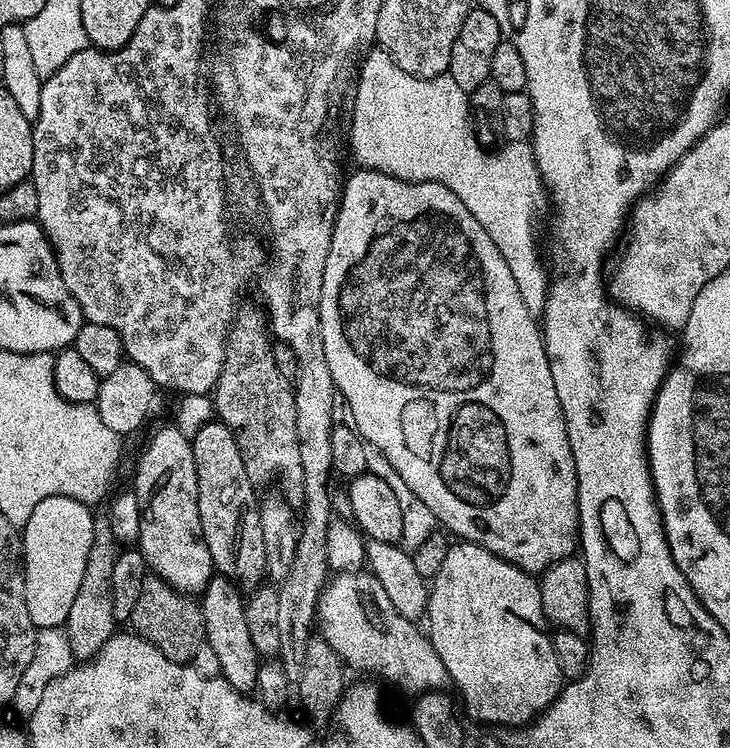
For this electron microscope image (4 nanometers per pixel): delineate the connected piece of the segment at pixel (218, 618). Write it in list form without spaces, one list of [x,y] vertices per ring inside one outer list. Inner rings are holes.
[[[216,574],[204,587],[198,603],[204,619],[204,639],[210,646],[210,650],[214,650],[214,655],[218,657],[220,676],[230,686],[234,686],[234,690],[248,694],[255,689],[258,682],[258,670],[262,658],[254,650],[254,642],[246,626],[245,597],[242,592],[240,596],[240,592],[241,589],[233,580]]]

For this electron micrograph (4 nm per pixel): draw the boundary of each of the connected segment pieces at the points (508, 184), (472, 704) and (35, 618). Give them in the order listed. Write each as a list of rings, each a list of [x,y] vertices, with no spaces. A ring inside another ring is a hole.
[[[379,46],[373,47],[359,64],[360,81],[356,84],[356,97],[352,100],[352,152],[360,163],[357,165],[361,169],[385,172],[387,176],[402,178],[406,182],[445,184],[451,192],[458,194],[458,198],[462,198],[462,206],[478,218],[482,230],[490,234],[494,246],[498,246],[502,258],[506,258],[506,266],[510,266],[510,274],[514,274],[514,282],[518,282],[522,302],[526,302],[530,309],[543,309],[550,272],[544,269],[544,260],[536,245],[536,215],[544,207],[549,207],[550,197],[536,165],[531,143],[508,142],[495,150],[483,148],[468,115],[468,93],[458,86],[458,82],[454,82],[452,76],[445,74],[423,80],[406,74]]]
[[[456,542],[449,547],[436,576],[431,577],[428,589],[426,635],[432,641],[442,666],[446,666],[451,687],[460,691],[464,708],[484,724],[501,724],[511,730],[532,723],[545,708],[554,703],[566,681],[558,670],[552,637],[546,628],[542,610],[539,579],[506,562],[498,554],[480,544]]]
[[[65,496],[42,498],[38,506],[34,506],[34,514],[22,529],[22,547],[24,549],[24,581],[26,582],[26,610],[30,610],[30,618],[36,629],[58,628],[64,626],[70,614],[70,606],[77,597],[82,583],[82,574],[86,574],[86,558],[90,558],[90,546],[94,542],[94,522],[96,516],[87,504]]]

